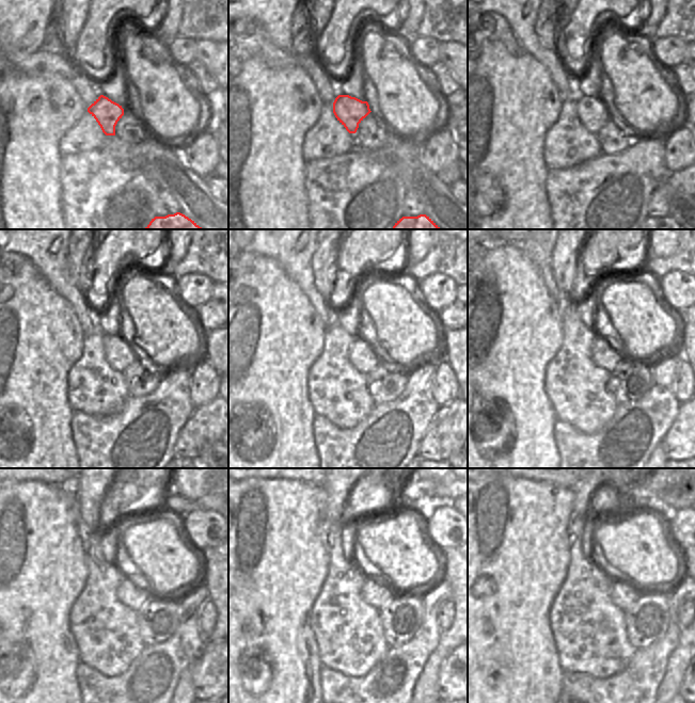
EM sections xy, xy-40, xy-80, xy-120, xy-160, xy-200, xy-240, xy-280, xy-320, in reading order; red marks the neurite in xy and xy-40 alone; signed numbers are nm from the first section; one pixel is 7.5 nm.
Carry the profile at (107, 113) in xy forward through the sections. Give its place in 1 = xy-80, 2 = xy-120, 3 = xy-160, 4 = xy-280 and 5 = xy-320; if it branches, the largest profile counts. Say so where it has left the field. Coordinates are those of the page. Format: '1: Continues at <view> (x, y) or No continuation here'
1: Continues at xy-80 (593, 113)
2: Continues at xy-120 (119, 352)
3: Continues at xy-160 (364, 357)
4: Continues at xy-280 (375, 592)
5: Continues at xy-320 (624, 595)

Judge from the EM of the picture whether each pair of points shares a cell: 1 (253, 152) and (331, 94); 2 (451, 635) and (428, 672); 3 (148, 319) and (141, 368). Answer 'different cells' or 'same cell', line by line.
1: different cells
2: same cell
3: different cells

